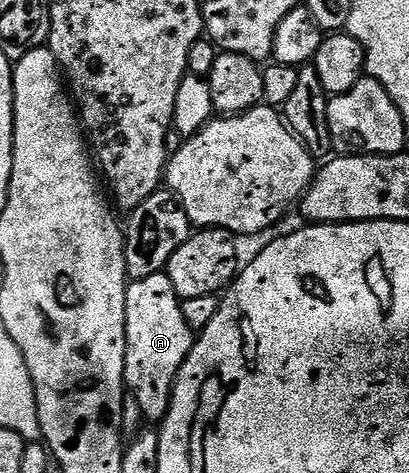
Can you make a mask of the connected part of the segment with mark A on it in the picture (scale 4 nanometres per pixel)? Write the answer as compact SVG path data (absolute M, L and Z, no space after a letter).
M165 272L130 281L125 288L125 385L135 392L143 418L153 424L168 414L173 384L193 350L195 331L183 320L181 303Z

